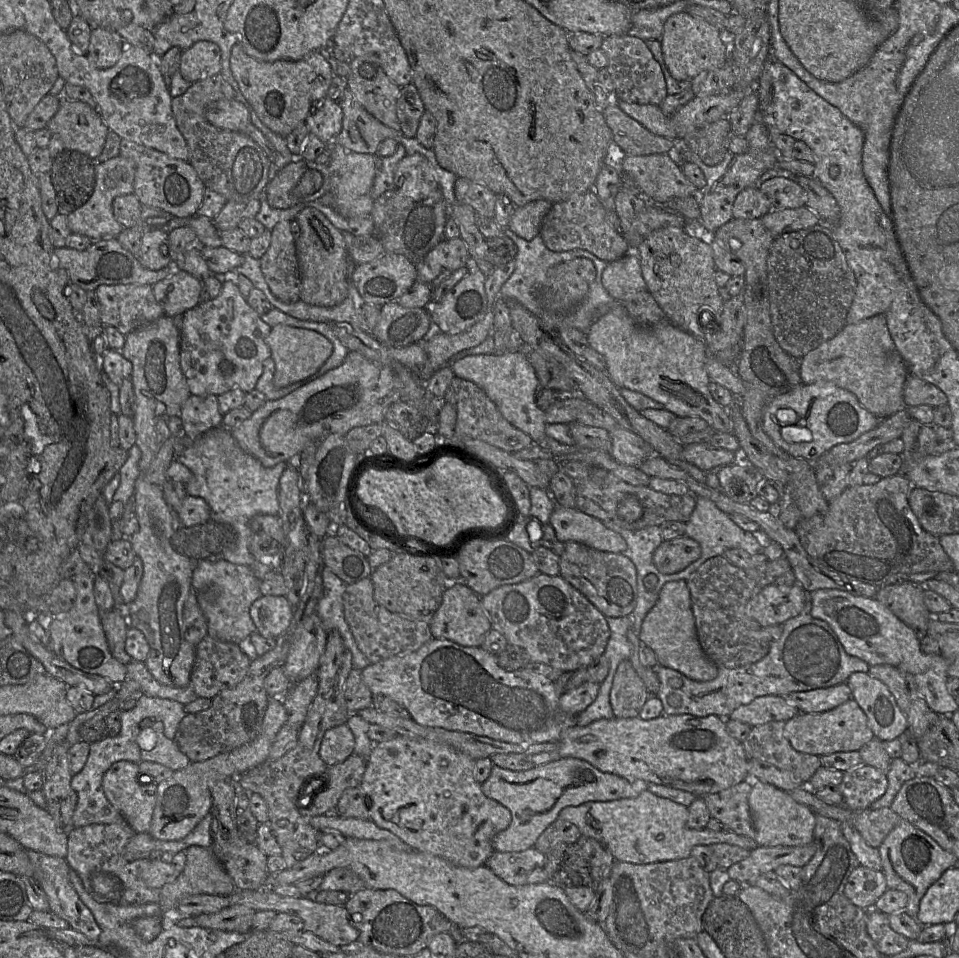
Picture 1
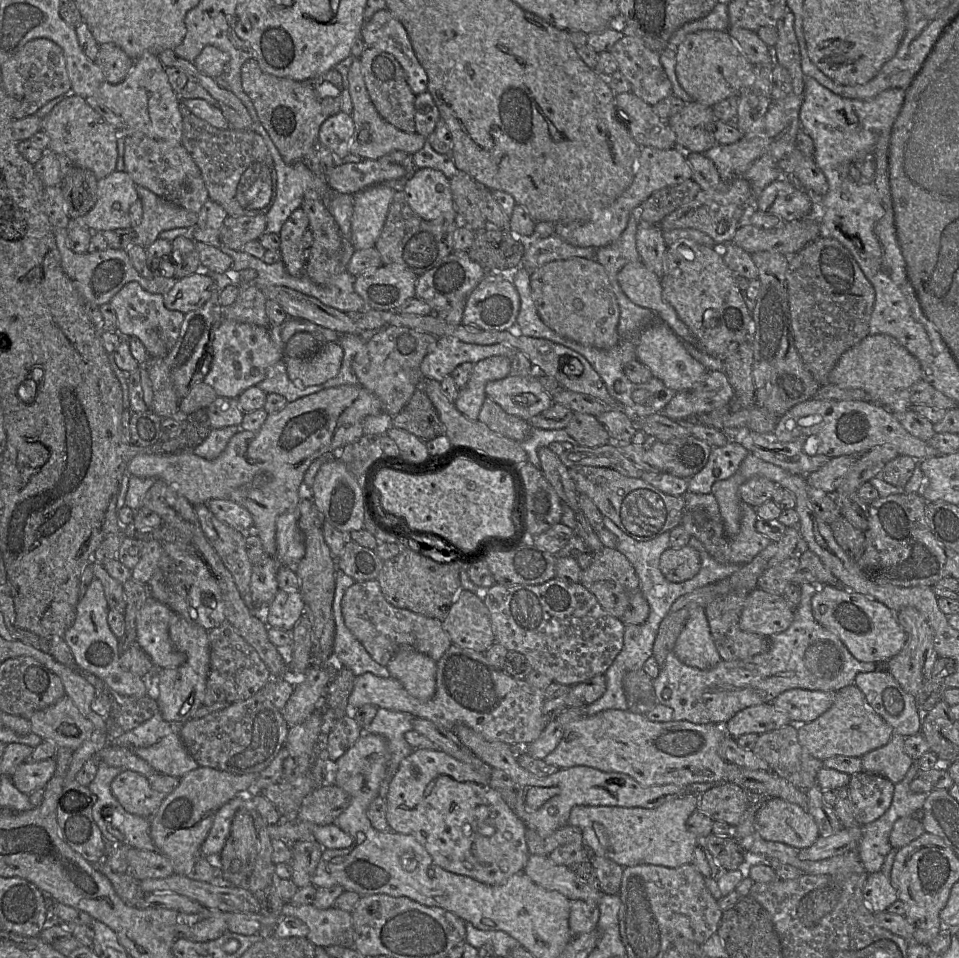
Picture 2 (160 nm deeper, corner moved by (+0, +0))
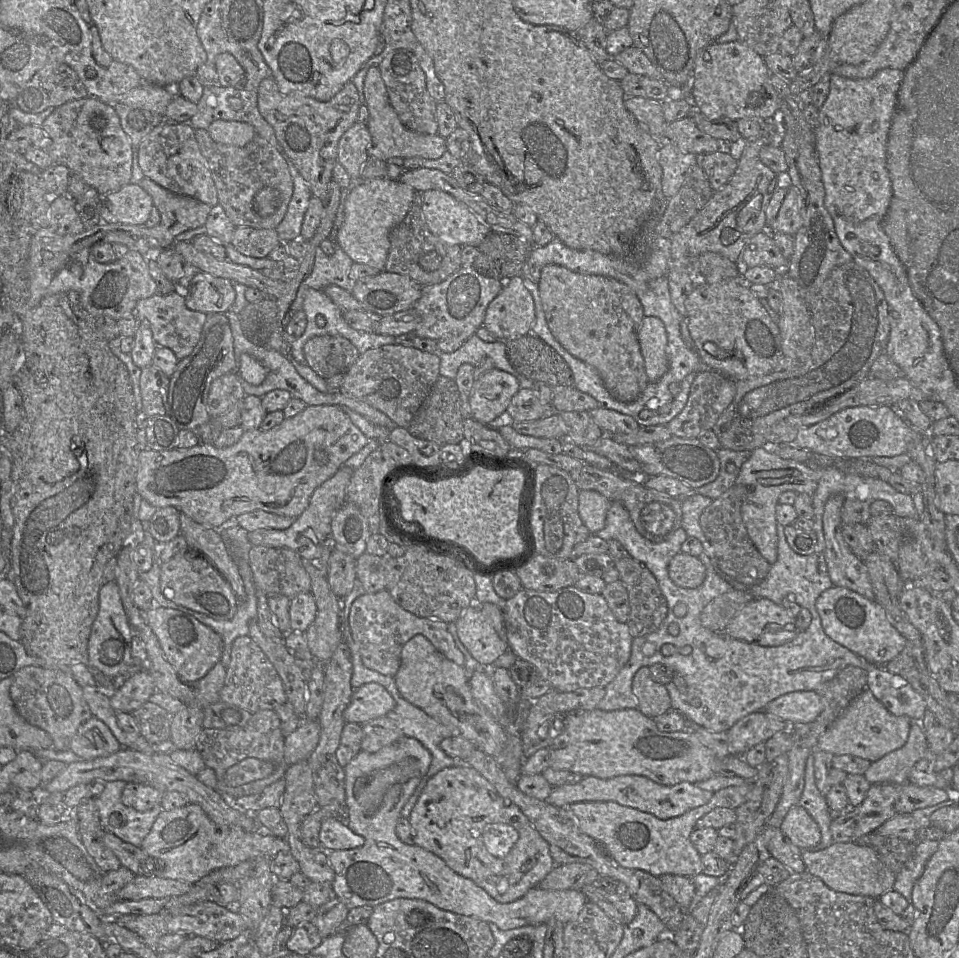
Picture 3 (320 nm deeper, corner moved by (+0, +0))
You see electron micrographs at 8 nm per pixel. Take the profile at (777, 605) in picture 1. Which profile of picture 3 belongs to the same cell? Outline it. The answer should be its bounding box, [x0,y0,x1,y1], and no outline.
[725,598,799,646]

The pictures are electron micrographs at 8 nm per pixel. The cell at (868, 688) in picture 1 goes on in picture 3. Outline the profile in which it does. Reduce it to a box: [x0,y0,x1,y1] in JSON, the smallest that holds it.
[866,666,928,721]

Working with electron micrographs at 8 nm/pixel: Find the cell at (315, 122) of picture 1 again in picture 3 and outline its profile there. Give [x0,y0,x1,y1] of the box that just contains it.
[338,122,372,181]

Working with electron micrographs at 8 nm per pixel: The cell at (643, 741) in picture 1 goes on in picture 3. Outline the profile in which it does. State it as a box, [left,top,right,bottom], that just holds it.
[550,708,715,786]

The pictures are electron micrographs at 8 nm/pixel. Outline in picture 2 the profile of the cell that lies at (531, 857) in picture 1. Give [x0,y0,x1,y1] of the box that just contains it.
[523,854,603,903]

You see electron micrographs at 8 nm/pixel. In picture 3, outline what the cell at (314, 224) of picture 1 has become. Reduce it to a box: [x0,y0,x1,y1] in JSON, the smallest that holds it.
[258,77,360,200]

